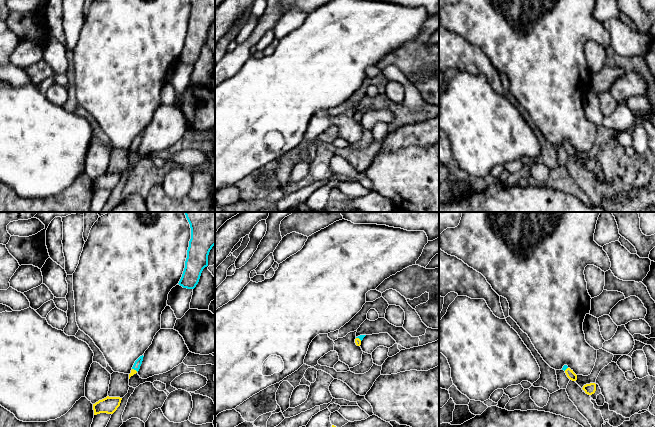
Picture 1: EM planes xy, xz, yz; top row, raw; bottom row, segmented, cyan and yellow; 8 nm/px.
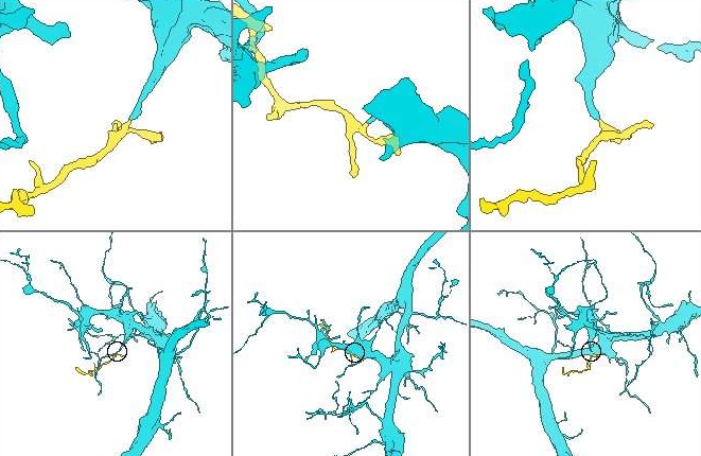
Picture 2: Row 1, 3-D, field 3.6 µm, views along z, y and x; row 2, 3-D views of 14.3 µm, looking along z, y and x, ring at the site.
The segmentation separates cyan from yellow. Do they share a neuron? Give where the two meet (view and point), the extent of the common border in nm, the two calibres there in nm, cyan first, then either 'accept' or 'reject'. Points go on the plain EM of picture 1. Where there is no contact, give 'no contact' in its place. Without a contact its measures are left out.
xy (135, 145) | 50 nm | 60/40 nm | accept

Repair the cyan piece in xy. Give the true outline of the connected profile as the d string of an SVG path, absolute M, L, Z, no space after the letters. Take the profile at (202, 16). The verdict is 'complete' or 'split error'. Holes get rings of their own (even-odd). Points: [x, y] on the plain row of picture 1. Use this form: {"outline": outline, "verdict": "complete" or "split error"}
{"outline": "M190 0L191 15L187 26L185 44L179 61L194 65L201 49L208 42L208 31L215 21L215 0Z", "verdict": "complete"}

